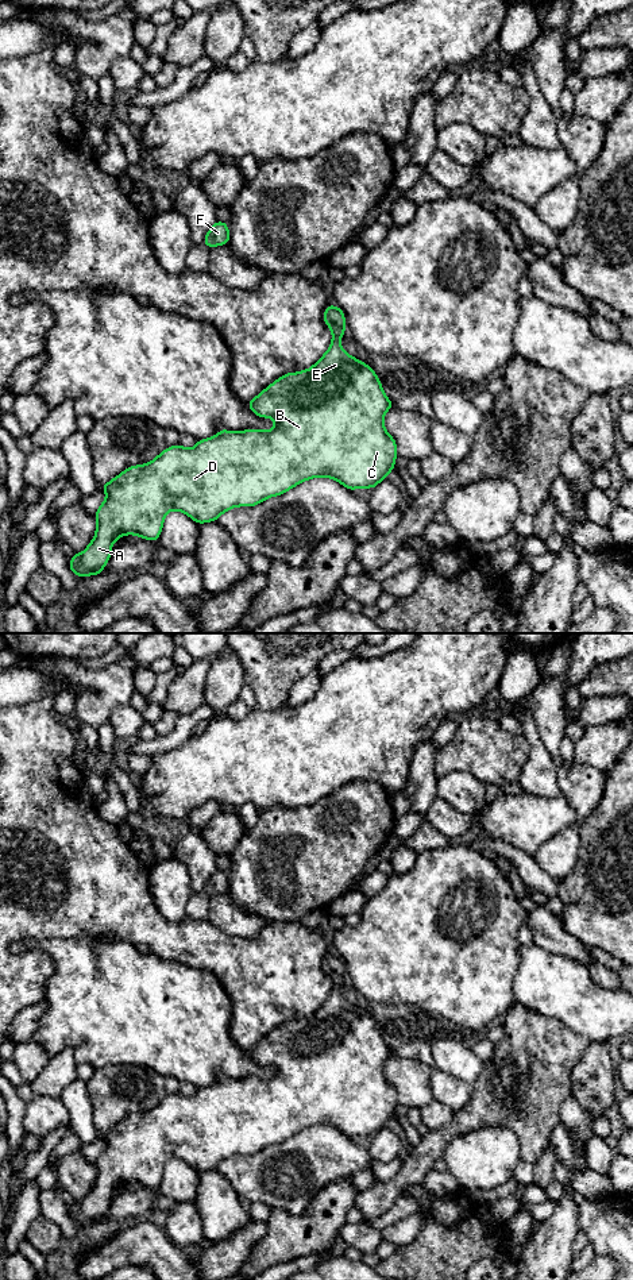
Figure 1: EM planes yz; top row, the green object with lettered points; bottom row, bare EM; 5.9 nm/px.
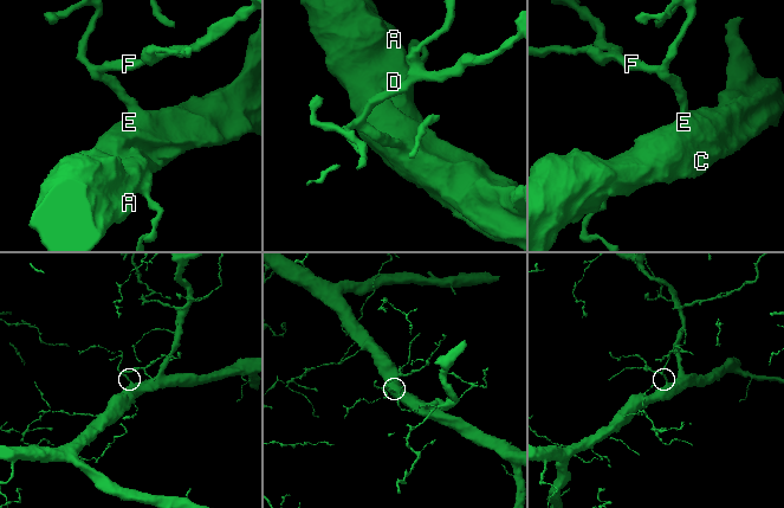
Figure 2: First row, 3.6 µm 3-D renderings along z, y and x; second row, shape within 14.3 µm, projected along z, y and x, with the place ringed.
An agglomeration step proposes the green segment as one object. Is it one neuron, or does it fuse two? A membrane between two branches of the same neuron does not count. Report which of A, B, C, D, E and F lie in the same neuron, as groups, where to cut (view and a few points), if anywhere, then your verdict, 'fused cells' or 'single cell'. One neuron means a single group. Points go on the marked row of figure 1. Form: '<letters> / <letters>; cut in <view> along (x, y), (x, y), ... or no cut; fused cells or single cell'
A B C D E F; no cut; single cell

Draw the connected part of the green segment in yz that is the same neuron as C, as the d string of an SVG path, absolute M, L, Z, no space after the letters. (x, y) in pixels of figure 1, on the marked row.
M327 305L324 323L332 331L327 352L310 369L285 374L247 402L256 416L275 421L273 429L220 429L193 448L177 444L146 464L124 470L101 486L107 497L94 514L94 537L84 552L73 555L70 570L81 578L101 574L117 539L136 535L158 540L170 510L180 510L202 524L216 521L232 508L255 506L316 477L332 478L350 490L373 489L385 479L394 470L397 458L395 440L383 425L383 416L394 404L386 397L375 371L343 350L343 311Z

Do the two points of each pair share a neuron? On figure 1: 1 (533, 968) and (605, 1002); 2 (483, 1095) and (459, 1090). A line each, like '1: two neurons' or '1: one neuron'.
1: one neuron
2: two neurons

